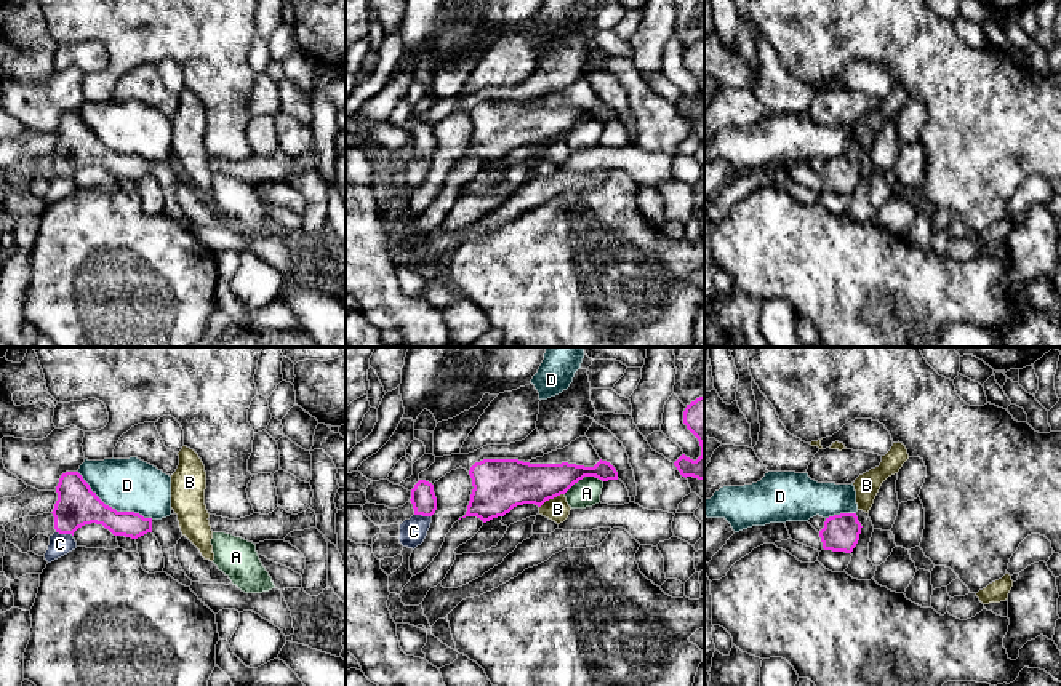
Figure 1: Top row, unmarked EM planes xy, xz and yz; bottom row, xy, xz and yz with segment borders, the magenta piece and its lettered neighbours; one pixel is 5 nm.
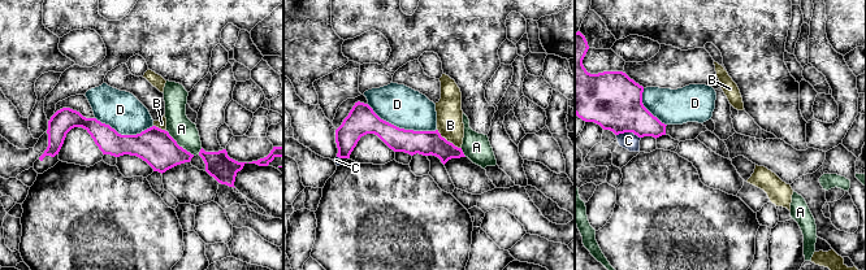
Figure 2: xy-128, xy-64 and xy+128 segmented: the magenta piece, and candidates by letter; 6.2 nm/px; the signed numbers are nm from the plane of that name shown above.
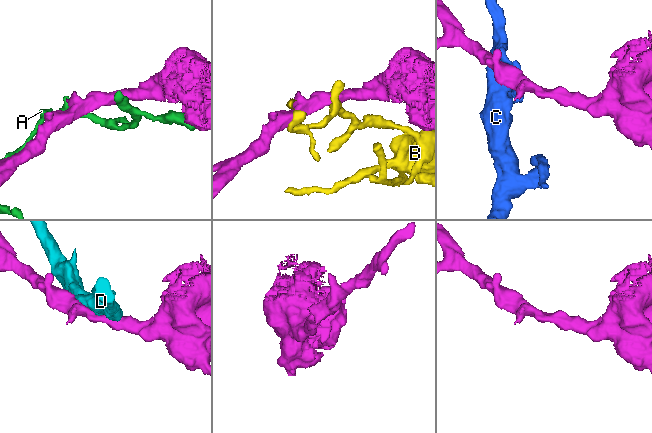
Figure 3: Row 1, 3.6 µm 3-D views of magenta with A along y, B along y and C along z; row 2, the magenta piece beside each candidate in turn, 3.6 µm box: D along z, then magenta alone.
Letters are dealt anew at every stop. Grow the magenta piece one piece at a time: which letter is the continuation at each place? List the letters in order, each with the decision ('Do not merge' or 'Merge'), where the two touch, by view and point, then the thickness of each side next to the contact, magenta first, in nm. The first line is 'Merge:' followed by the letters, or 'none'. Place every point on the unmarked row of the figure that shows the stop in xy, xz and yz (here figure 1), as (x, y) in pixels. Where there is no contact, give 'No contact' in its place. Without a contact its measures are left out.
Merge: none
A: Do not merge. Touches magenta at xz (583, 119). Thickness 200 nm (magenta) against 140 nm
B: Do not merge. Touches magenta at xz (551, 139). Thickness 260 nm (magenta) against 120 nm
C: Do not merge. Touches magenta at xy (64, 175). Thickness 200 nm (magenta) against 110 nm
D: Do not merge. Touches magenta at xy (114, 151). Thickness 200 nm (magenta) against 280 nm

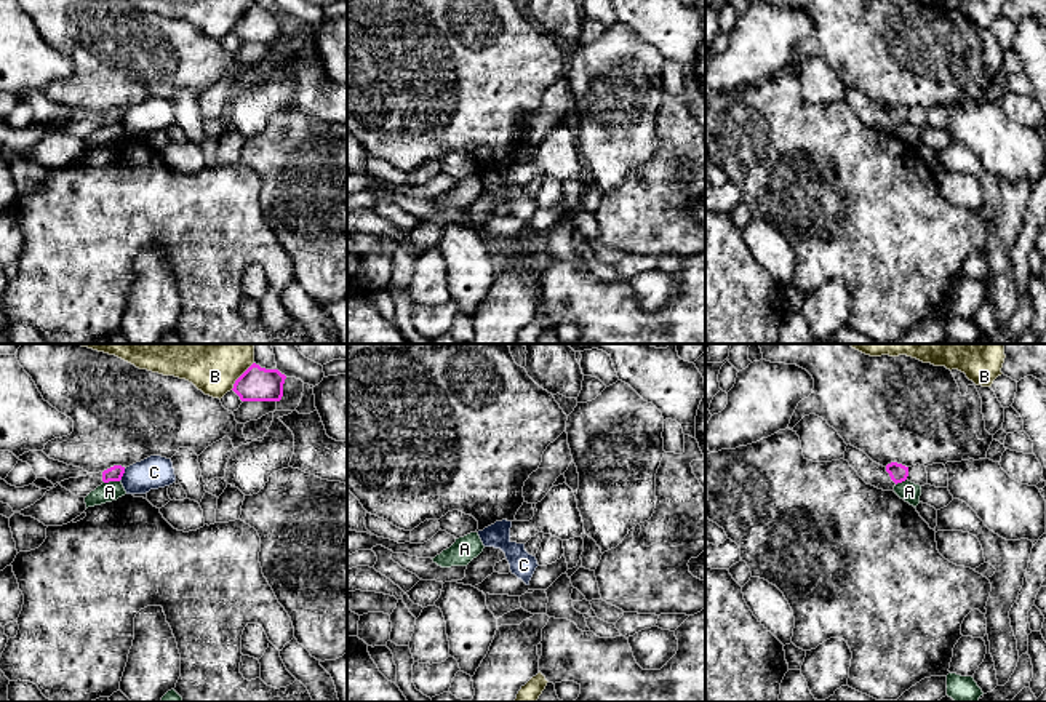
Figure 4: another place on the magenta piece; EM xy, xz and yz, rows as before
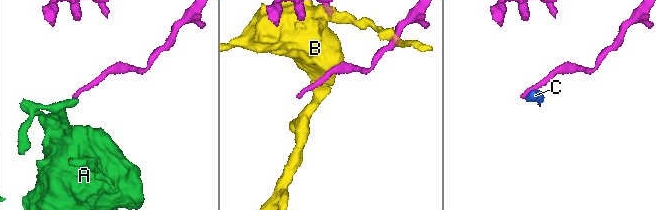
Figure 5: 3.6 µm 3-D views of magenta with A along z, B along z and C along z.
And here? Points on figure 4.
Merge: none
A: Do not merge. Touches magenta at xy (111, 122). Thickness 80 nm (magenta) against 100 nm
B: Do not merge. Touches magenta at xy (240, 18). Thickness 180 nm (magenta) against 190 nm
C: Do not merge. Touches magenta at xy (122, 117). Thickness 80 nm (magenta) against 160 nm

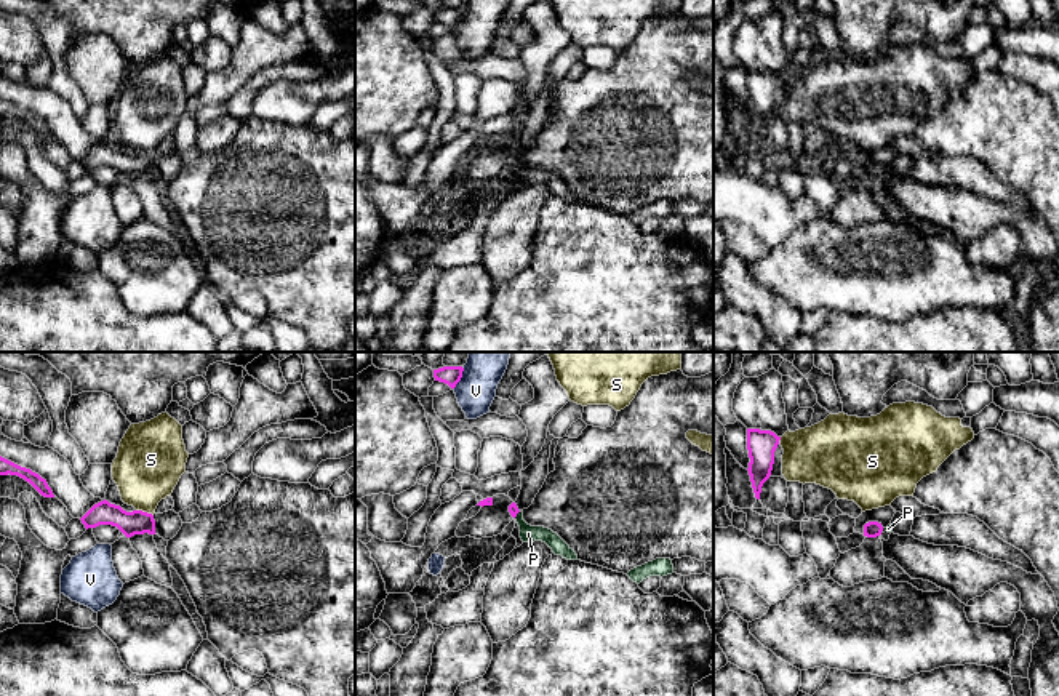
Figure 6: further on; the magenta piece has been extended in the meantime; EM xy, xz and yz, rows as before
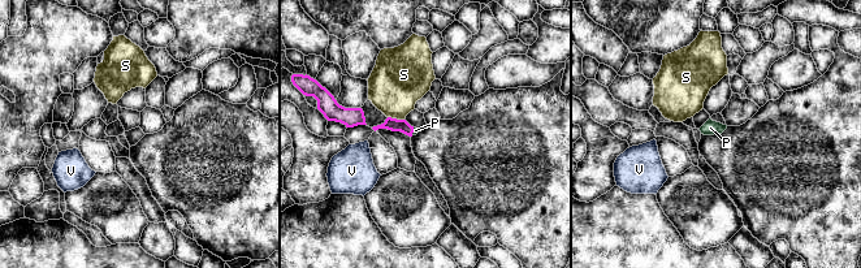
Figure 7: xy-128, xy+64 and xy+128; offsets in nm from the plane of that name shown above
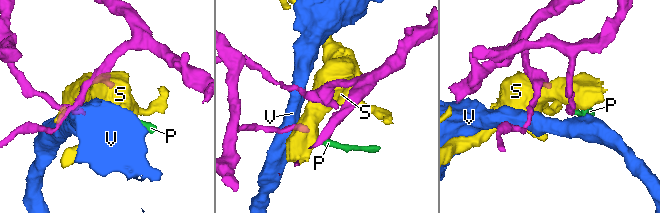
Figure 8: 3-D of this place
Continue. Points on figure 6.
Merge: P
P: Merge. Touches magenta at xz (517, 154). Thickness 50 nm (magenta) against 90 nm
S: Do not merge. Touches magenta at xy (144, 154). Thickness 120 nm (magenta) against 340 nm
V: Do not merge. Touches magenta at xz (461, 18). Thickness 100 nm (magenta) against 200 nm

